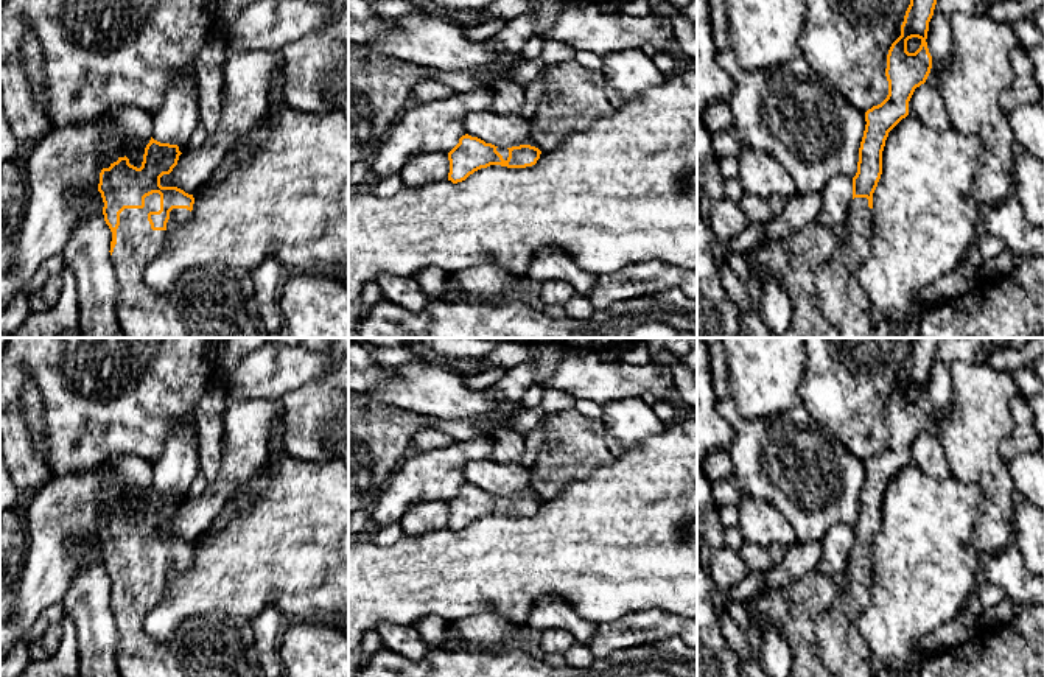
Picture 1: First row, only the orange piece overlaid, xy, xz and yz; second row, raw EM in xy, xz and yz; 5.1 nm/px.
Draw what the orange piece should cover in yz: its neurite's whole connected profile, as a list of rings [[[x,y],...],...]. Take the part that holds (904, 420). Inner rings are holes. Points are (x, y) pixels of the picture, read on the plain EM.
[[[913,338],[901,374],[901,384],[887,403],[887,447],[865,461],[865,479],[853,526],[853,549],[846,556],[846,584],[834,604],[815,621],[820,655],[836,677],[874,677],[871,651],[854,619],[868,607],[873,582],[873,542],[882,523],[882,500],[888,481],[909,464],[909,450],[926,431],[932,405],[927,397],[929,370],[938,342],[944,338]],[[918,386],[920,397],[907,400],[907,389]]]

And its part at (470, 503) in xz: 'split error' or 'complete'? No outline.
split error

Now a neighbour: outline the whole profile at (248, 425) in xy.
[[[282,398],[229,402],[224,411],[224,439],[218,478],[208,482],[199,496],[187,496],[179,504],[173,520],[160,526],[160,534],[177,535],[188,543],[194,543],[199,537],[207,534],[227,501],[232,500],[244,484],[250,482],[260,467],[268,464],[272,426],[279,419],[285,419]]]

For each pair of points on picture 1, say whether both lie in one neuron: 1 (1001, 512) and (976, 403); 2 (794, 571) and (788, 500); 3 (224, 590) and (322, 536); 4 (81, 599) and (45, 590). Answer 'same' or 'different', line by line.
1: same
2: different
3: same
4: different

